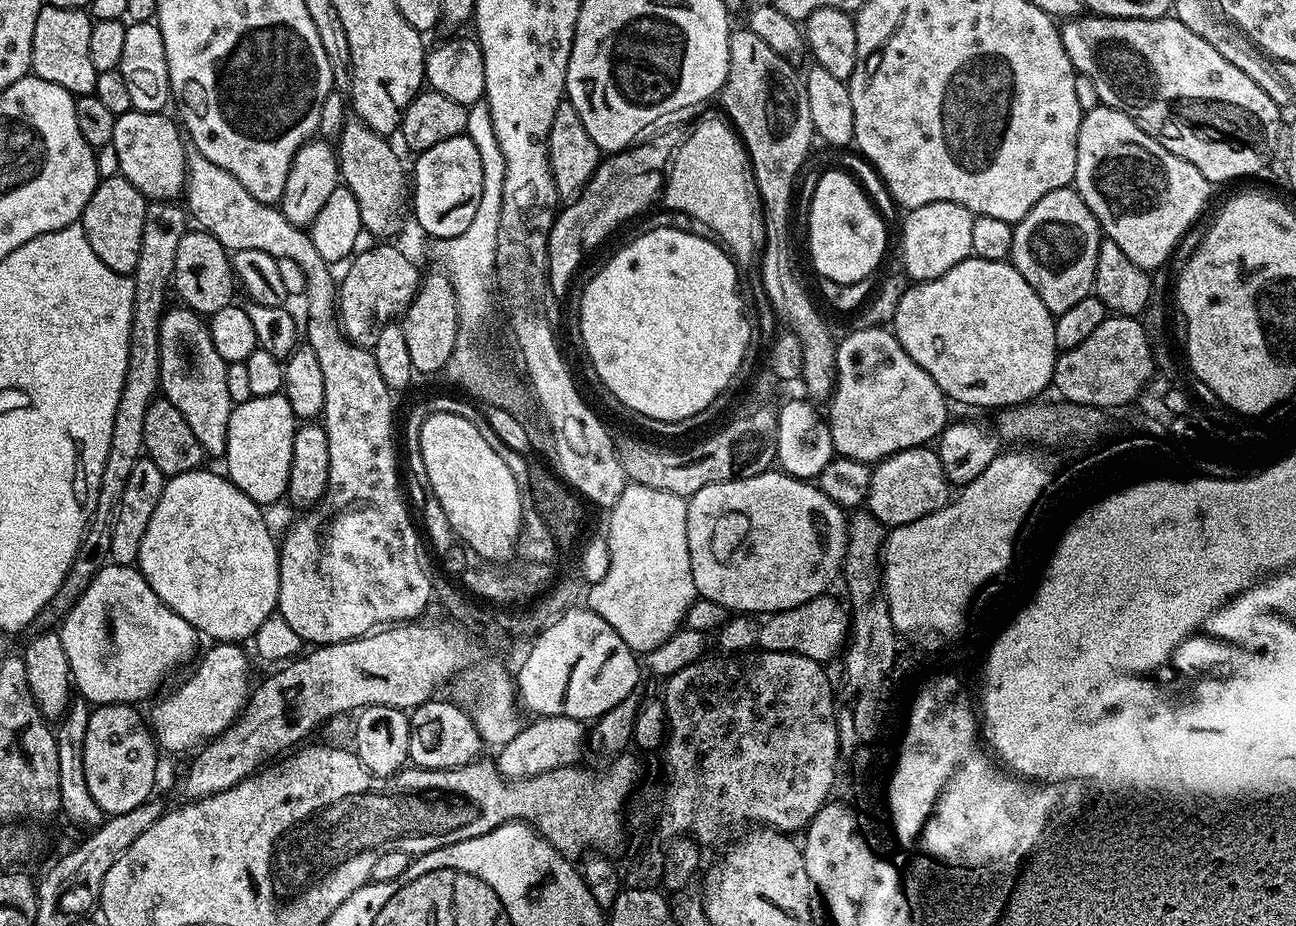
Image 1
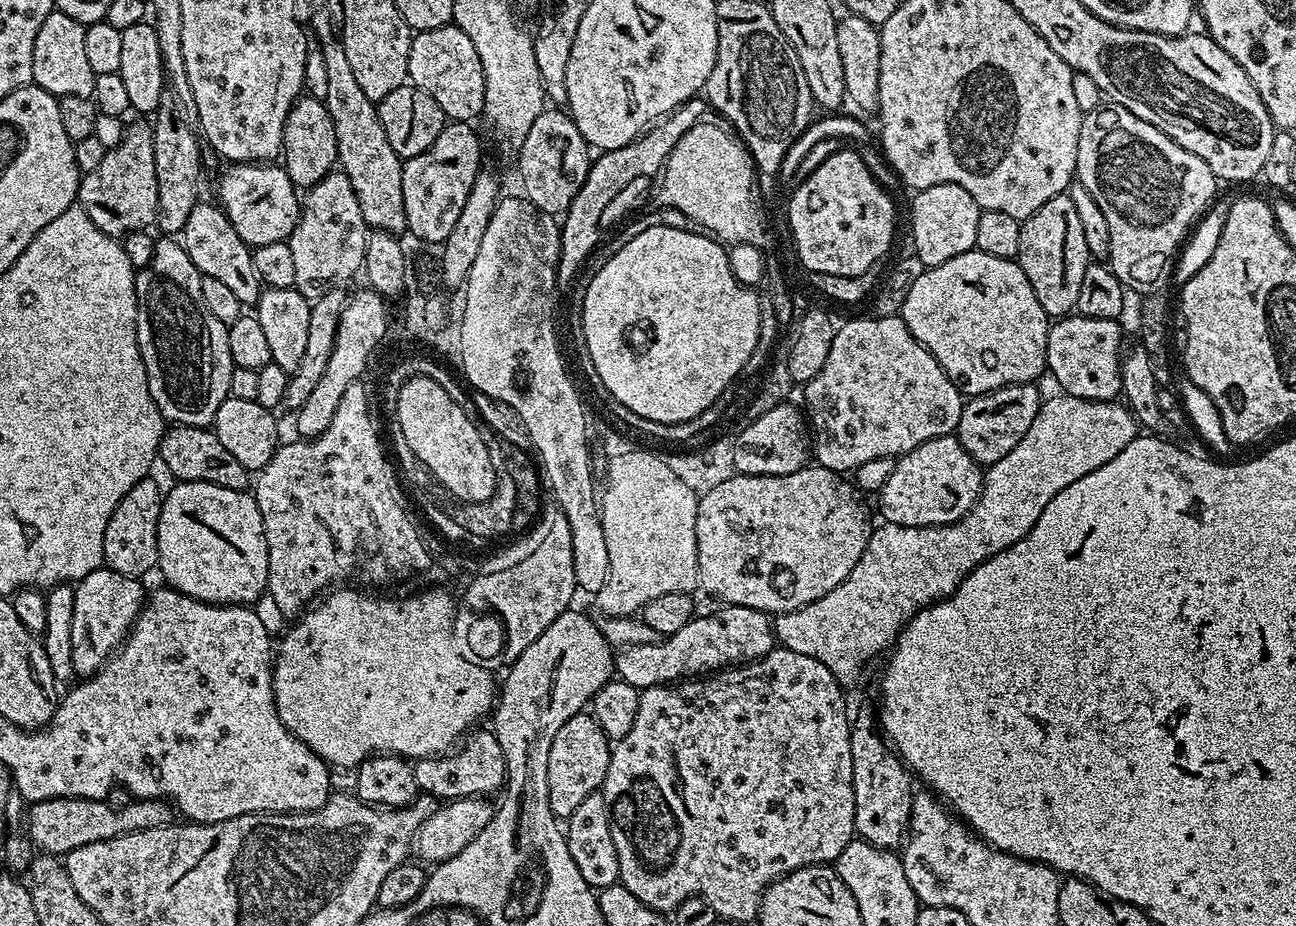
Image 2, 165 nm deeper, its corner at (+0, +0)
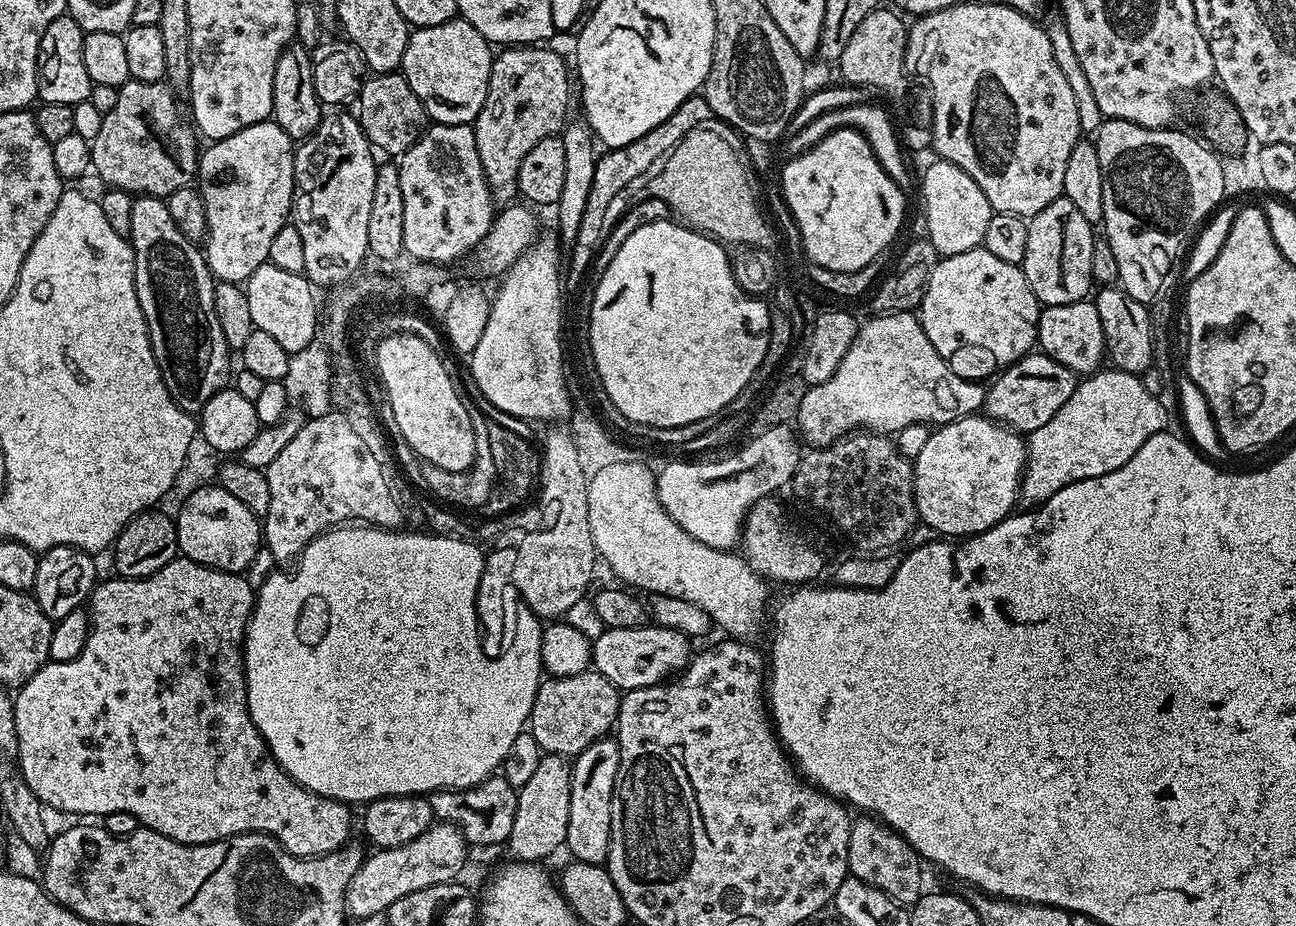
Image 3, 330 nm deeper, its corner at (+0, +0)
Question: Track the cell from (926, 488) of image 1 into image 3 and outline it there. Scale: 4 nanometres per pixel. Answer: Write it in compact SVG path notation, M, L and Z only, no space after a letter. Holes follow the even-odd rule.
M984 414L963 416L949 424L941 424L932 430L926 446L912 465L916 515L933 533L944 538L967 538L990 530L1002 522L1017 507L1020 480L1024 476L1024 464L1028 460L1025 437L1013 432Z

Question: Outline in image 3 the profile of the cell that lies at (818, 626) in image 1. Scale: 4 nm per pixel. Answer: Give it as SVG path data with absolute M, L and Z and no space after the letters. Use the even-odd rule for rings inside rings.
M647 624L634 628L607 628L592 643L593 669L625 692L630 689L642 689L667 681L673 674L687 668L693 655L691 641L676 628Z

